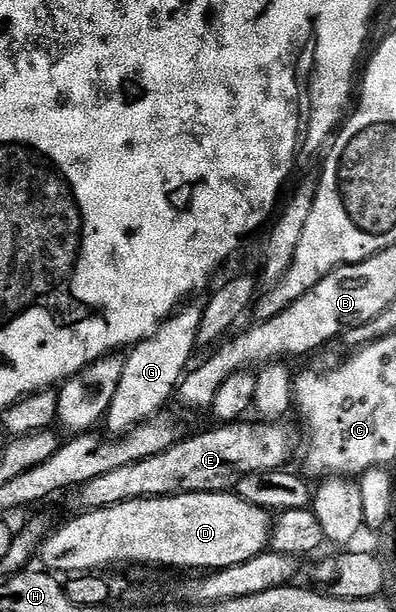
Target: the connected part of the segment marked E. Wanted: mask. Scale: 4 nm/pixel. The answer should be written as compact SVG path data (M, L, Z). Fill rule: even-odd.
M234 422L213 426L210 432L201 432L198 436L178 439L163 454L155 454L151 458L143 458L143 462L131 462L131 466L119 466L119 470L111 470L111 474L103 474L100 478L91 478L91 482L82 484L76 489L75 496L85 510L110 508L132 500L150 500L156 496L178 496L179 494L199 494L200 492L228 492L241 479L253 472L275 471L284 469L293 456L293 447L298 447L299 438L293 433L288 422Z

